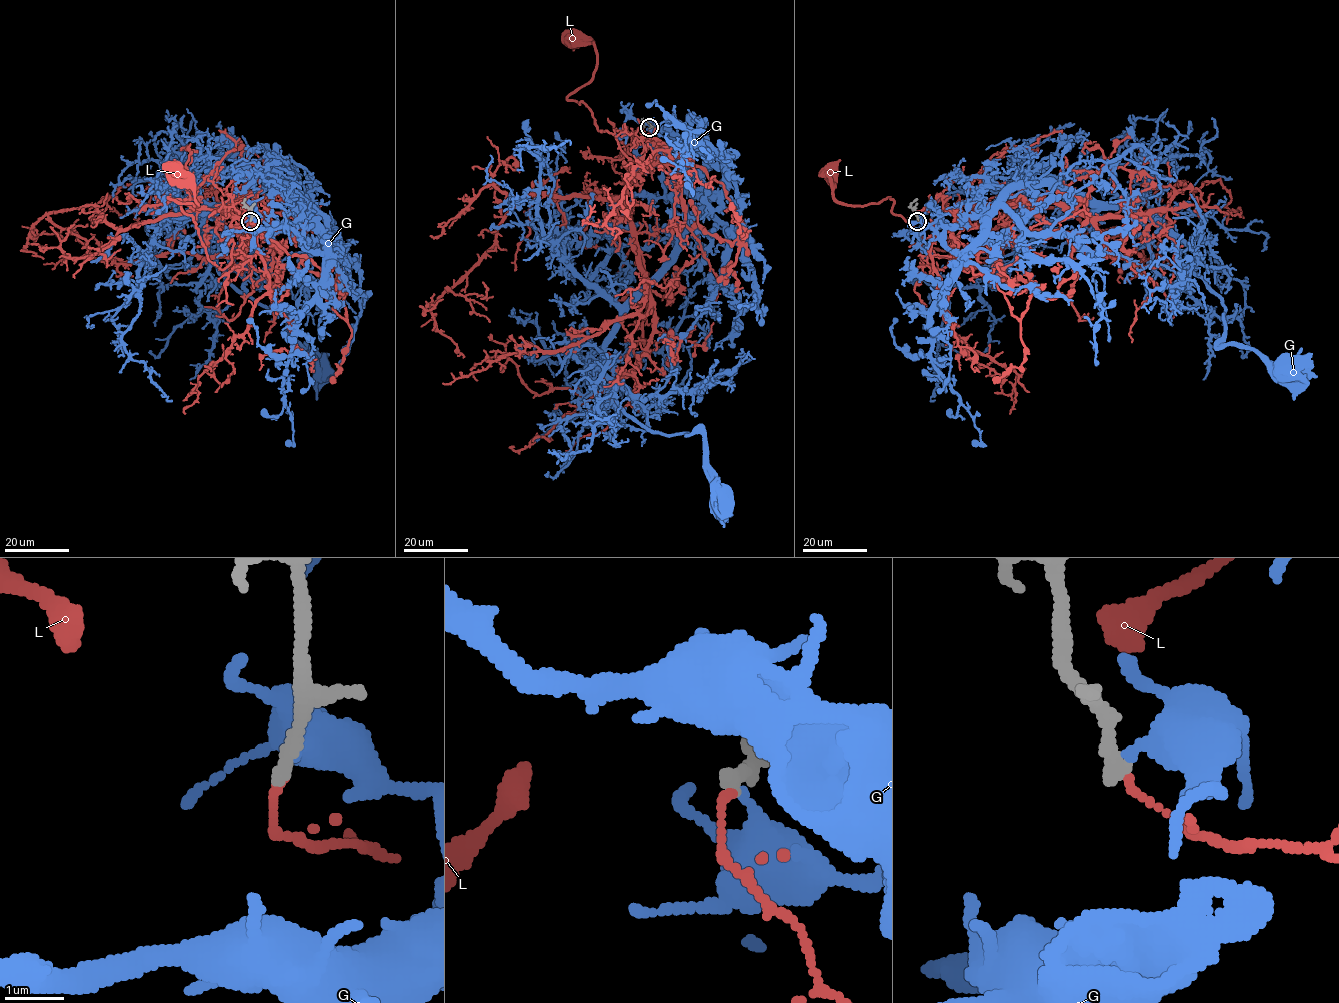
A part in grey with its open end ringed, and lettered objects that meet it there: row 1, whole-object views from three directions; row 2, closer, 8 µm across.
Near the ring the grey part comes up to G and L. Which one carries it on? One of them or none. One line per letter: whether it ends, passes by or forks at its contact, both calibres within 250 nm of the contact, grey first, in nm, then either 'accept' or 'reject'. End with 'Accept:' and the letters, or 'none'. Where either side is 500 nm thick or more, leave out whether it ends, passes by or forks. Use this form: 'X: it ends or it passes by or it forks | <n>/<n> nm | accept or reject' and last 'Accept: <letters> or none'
G: it ends | 300/320 nm | reject
L: it ends | 280/110 nm | reject
Accept: none

